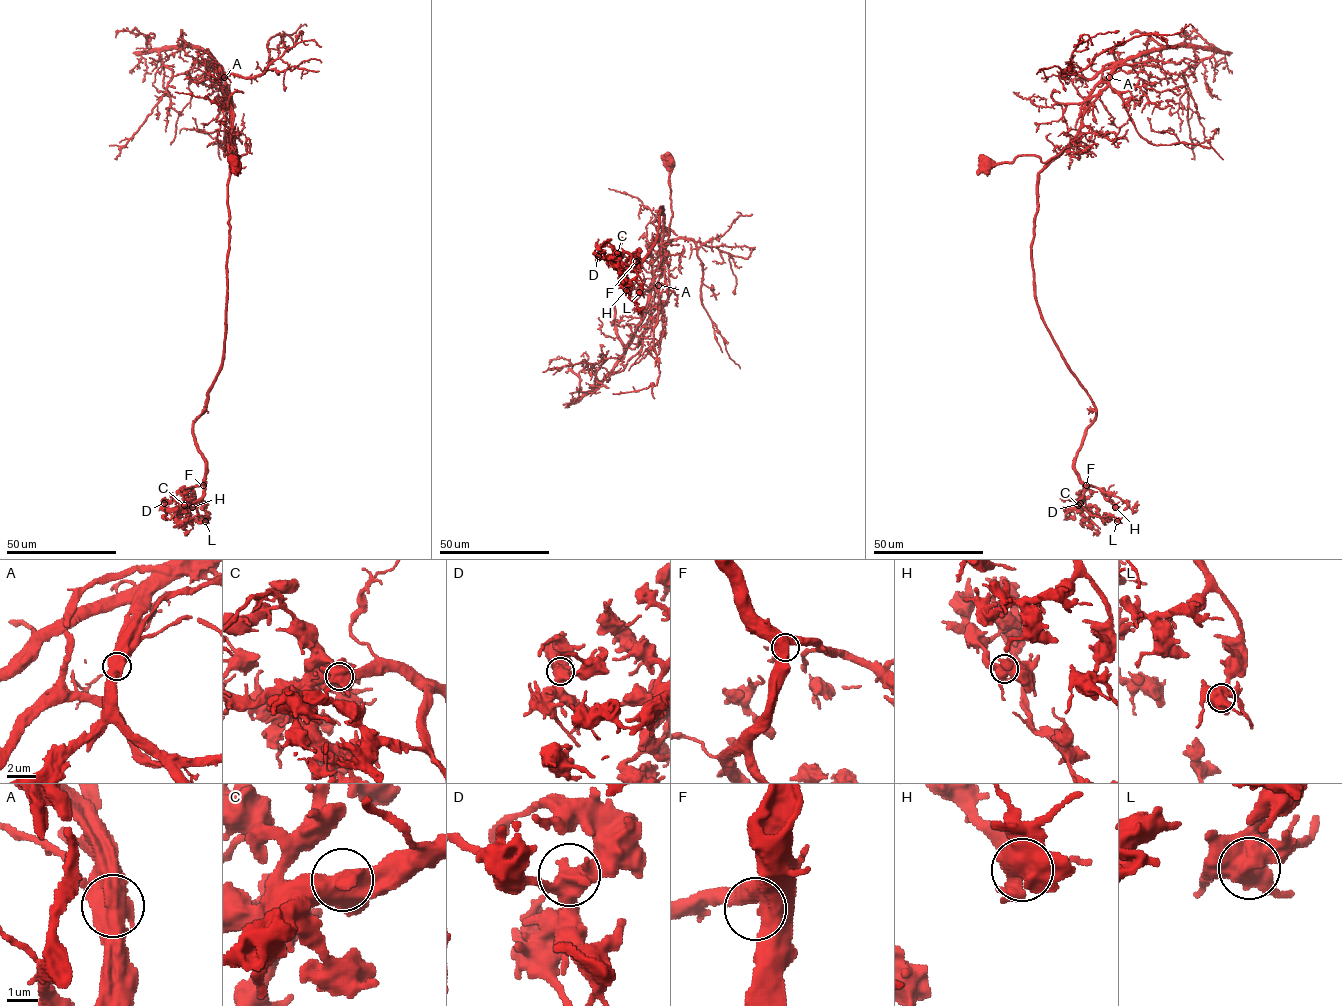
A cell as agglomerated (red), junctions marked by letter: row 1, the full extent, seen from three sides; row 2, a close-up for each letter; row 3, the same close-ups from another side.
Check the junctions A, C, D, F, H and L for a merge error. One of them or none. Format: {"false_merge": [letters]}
{"false_merge": ["A"]}

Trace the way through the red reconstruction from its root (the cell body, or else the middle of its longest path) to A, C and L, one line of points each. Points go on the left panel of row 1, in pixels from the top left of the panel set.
A: (233, 161), (236, 163), (236, 155), (239, 158), (237, 163), (231, 145), (230, 96), (225, 89), (224, 77)
C: (233, 161), (239, 158), (237, 163), (231, 146), (224, 358), (193, 427), (205, 465), (204, 493), (184, 505)
L: (233, 161), (239, 158), (231, 146), (224, 358), (193, 427), (205, 465), (197, 508), (209, 515), (205, 521)

